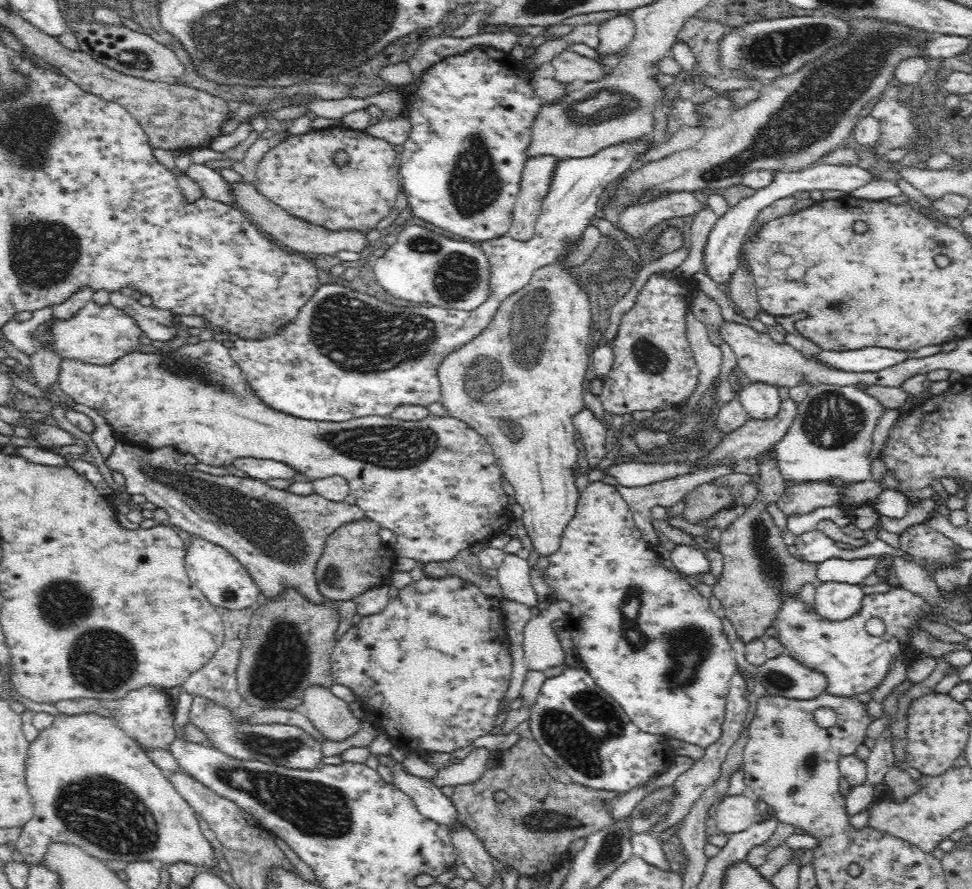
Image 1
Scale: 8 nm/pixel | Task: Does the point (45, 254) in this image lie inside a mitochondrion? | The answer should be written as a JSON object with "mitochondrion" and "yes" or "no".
{"mitochondrion":"yes"}

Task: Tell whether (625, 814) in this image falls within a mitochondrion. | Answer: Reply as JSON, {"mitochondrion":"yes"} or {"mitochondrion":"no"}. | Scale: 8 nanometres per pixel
{"mitochondrion":"no"}

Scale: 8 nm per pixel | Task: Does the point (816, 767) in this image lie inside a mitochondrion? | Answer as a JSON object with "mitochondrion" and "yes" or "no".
{"mitochondrion":"yes"}

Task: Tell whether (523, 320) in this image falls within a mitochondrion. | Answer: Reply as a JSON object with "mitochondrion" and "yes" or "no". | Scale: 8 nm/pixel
{"mitochondrion":"yes"}

